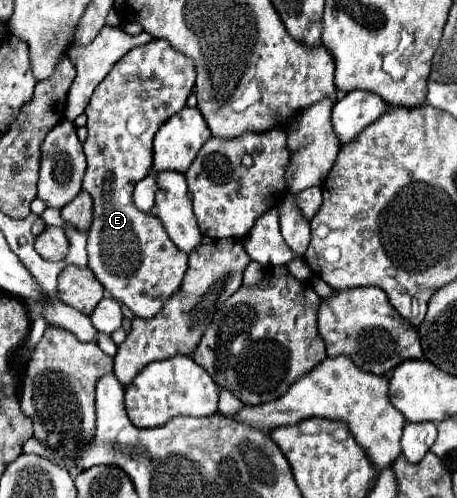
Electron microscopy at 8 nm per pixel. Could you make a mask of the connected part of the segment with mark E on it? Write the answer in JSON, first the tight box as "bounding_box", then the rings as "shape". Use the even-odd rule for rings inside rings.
{"bounding_box":[83,40,195,318],"shape":[[[151,40],[145,46],[133,48],[115,64],[115,68],[107,74],[93,96],[91,104],[87,106],[87,130],[89,136],[83,144],[87,156],[87,170],[83,178],[83,190],[93,198],[93,224],[87,232],[87,254],[89,254],[89,268],[93,270],[95,278],[103,284],[103,288],[129,306],[129,310],[139,318],[151,318],[161,312],[165,300],[175,294],[183,282],[187,270],[187,256],[179,252],[179,248],[167,236],[161,220],[155,214],[139,212],[131,200],[133,188],[139,180],[143,180],[153,166],[153,136],[159,126],[179,112],[185,106],[187,96],[195,86],[195,64],[189,56],[183,56],[177,48],[171,48],[167,40]]]}

